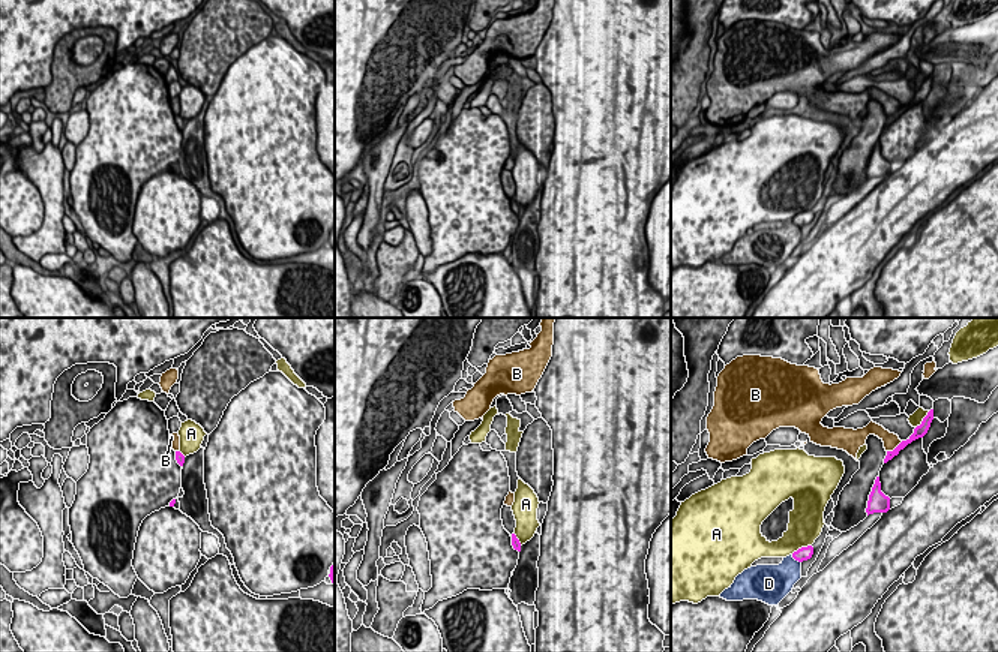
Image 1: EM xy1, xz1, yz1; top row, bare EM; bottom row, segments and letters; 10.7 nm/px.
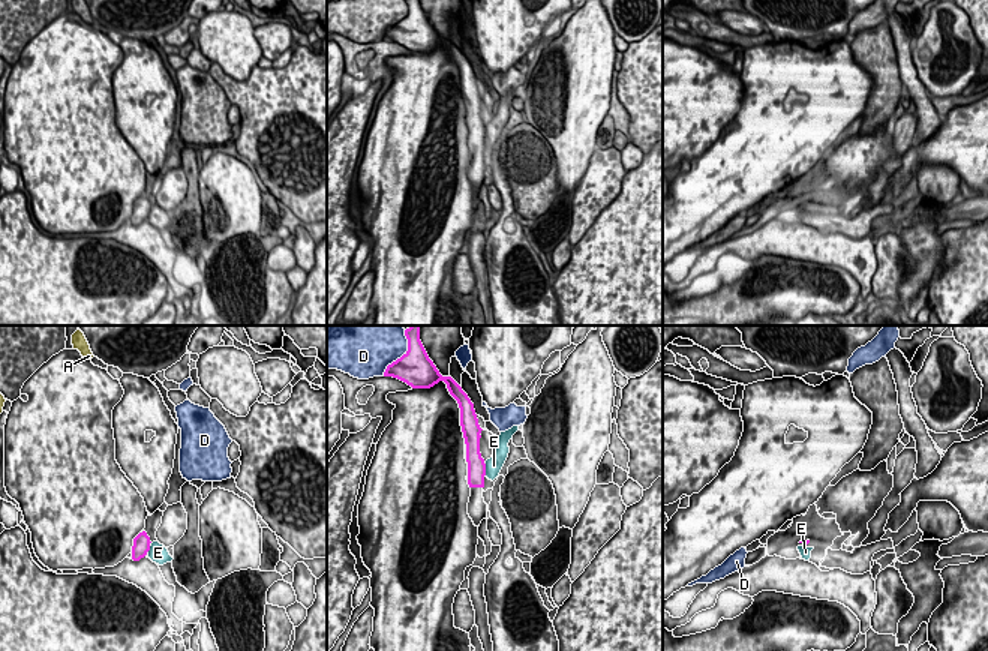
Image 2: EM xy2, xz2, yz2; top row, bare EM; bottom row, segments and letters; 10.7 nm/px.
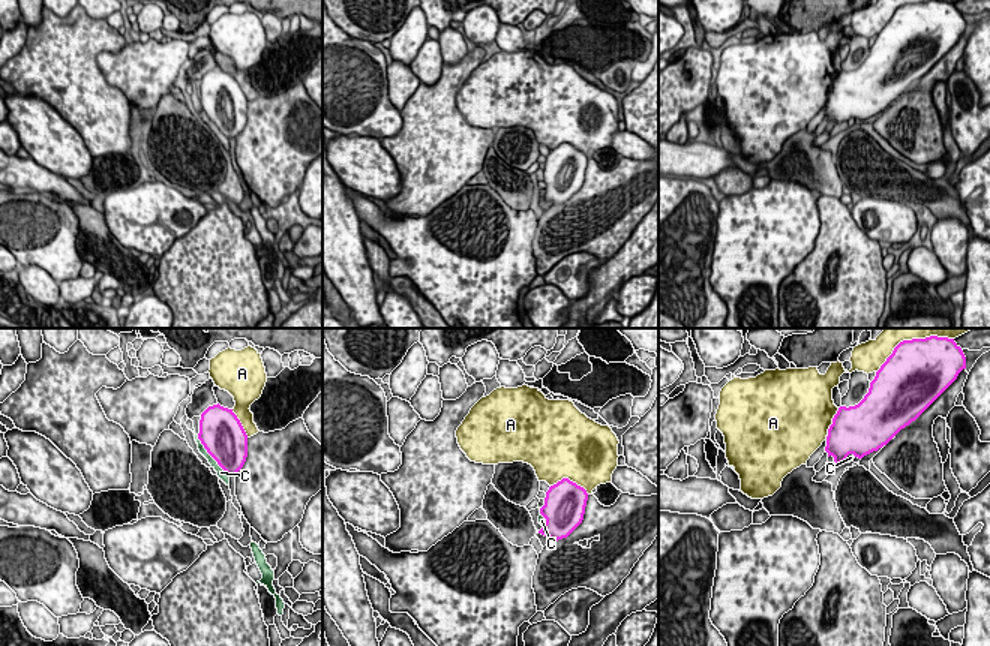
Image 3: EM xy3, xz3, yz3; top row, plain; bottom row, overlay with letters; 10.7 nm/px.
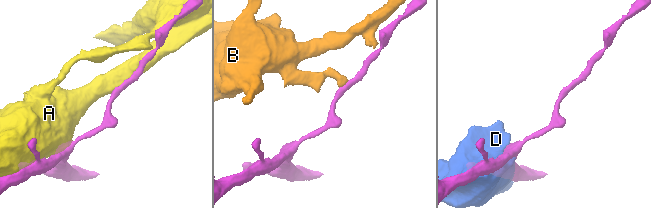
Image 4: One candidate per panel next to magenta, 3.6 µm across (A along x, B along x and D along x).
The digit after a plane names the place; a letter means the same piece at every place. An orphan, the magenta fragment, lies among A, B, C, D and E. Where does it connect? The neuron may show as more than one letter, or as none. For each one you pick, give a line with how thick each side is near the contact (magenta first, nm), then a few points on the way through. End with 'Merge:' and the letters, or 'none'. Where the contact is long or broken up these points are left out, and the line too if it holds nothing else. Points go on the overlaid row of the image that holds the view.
Merge: none

